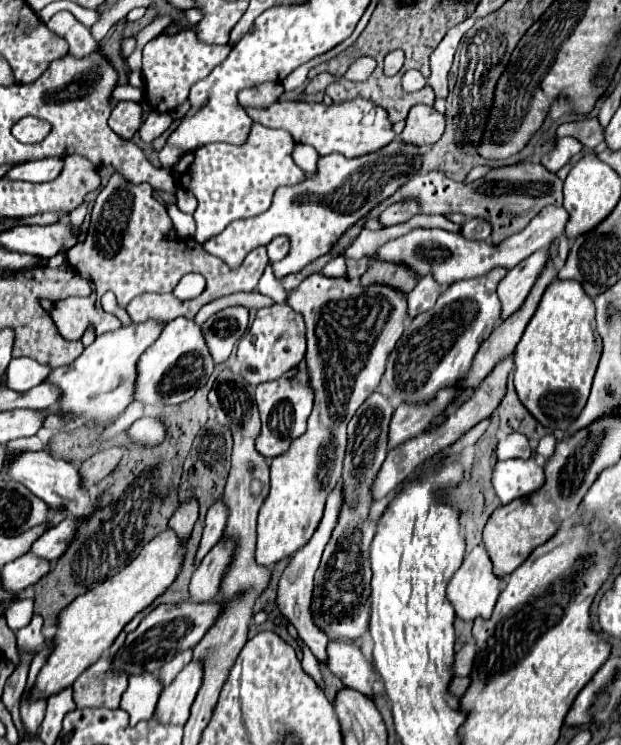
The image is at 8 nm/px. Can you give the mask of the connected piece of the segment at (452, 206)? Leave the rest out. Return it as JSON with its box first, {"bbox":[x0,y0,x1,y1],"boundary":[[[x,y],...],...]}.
{"bbox":[280,163,564,293],"boundary":[[[526,163],[526,165],[512,165],[512,167],[502,167],[502,169],[494,169],[488,175],[472,181],[472,183],[456,183],[452,179],[448,179],[442,171],[430,171],[430,173],[418,173],[414,175],[408,183],[404,183],[392,197],[384,199],[382,203],[378,203],[368,215],[364,215],[362,219],[358,219],[354,225],[350,225],[346,229],[346,233],[338,239],[338,243],[322,257],[314,259],[312,263],[308,263],[302,271],[298,273],[290,273],[286,277],[280,279],[282,287],[290,293],[294,291],[306,277],[310,277],[312,273],[318,273],[328,261],[332,261],[336,255],[340,255],[340,251],[350,245],[360,231],[364,229],[366,221],[372,217],[378,217],[388,205],[396,203],[396,201],[404,201],[404,199],[416,199],[418,207],[424,215],[448,215],[448,213],[462,213],[468,219],[472,217],[480,217],[486,219],[492,225],[492,243],[500,243],[504,239],[508,239],[512,233],[520,233],[520,229],[524,229],[528,225],[528,221],[532,221],[546,205],[562,205],[562,185],[564,181],[544,169],[542,163]]]}

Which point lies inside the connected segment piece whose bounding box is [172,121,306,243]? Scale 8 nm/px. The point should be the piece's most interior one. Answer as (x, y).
(231, 182)

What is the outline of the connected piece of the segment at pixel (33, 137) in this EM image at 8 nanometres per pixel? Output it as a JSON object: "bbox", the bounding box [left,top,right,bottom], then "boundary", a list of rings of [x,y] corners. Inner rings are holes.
{"bbox":[12,119,48,143],"boundary":[[[20,119],[14,127],[12,127],[12,135],[20,141],[20,143],[36,143],[42,141],[48,135],[48,125],[46,121],[40,119]]]}

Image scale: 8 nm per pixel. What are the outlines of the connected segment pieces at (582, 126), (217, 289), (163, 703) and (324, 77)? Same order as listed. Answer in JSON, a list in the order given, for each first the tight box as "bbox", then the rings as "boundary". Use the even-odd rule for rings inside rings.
[{"bbox":[556,117,604,147],"boundary":[[[584,117],[582,121],[562,123],[556,129],[556,135],[572,135],[576,137],[584,147],[598,147],[604,141],[604,127],[600,125],[598,117]]]},{"bbox":[49,173,268,339],"boundary":[[[114,173],[108,185],[98,193],[84,241],[78,241],[66,253],[66,261],[70,261],[70,267],[90,283],[92,293],[88,298],[74,297],[56,301],[54,309],[49,312],[56,321],[56,327],[60,329],[62,337],[80,339],[88,323],[96,327],[96,335],[116,331],[122,327],[120,319],[114,317],[112,313],[106,313],[100,305],[100,297],[106,291],[112,291],[116,295],[120,307],[126,307],[130,303],[126,311],[134,323],[146,323],[146,321],[168,323],[180,316],[193,319],[202,305],[218,297],[232,295],[236,291],[256,289],[268,265],[266,247],[256,247],[254,251],[250,251],[244,263],[240,265],[240,269],[228,269],[224,261],[204,251],[202,245],[198,245],[194,239],[176,241],[168,237],[168,233],[174,227],[172,219],[168,217],[166,207],[152,197],[152,191],[154,189],[150,183],[132,185],[124,177]],[[184,273],[202,273],[206,277],[206,291],[196,299],[180,301],[172,295],[172,289],[176,287],[176,283]],[[154,293],[168,293],[168,295],[154,295]]]},{"bbox":[154,661,202,725],"boundary":[[[198,661],[188,663],[182,673],[176,677],[176,681],[172,681],[172,685],[168,685],[162,695],[160,701],[156,705],[156,713],[154,713],[154,721],[162,723],[162,725],[184,725],[188,721],[190,715],[190,705],[200,689],[200,681],[202,681],[202,667]]]},{"bbox":[305,73,336,95],"boundary":[[[322,73],[322,75],[318,75],[316,79],[312,79],[312,81],[308,83],[305,93],[308,95],[324,93],[324,91],[326,91],[326,87],[328,87],[328,85],[332,85],[332,83],[336,83],[336,77],[334,75],[330,75],[330,73]]]}]

